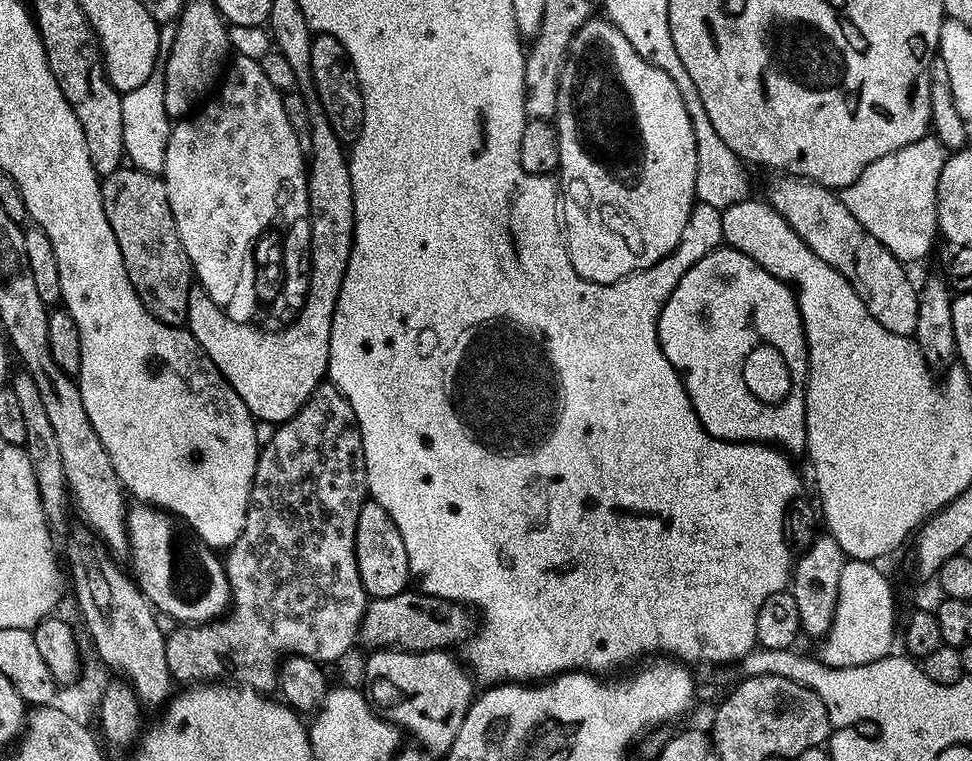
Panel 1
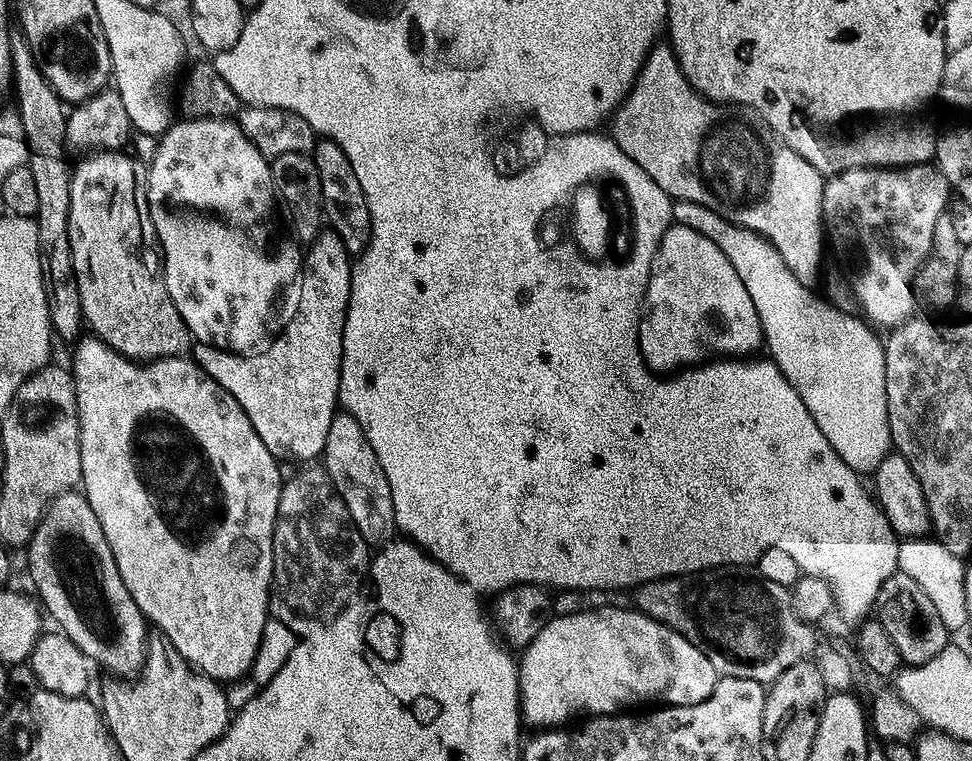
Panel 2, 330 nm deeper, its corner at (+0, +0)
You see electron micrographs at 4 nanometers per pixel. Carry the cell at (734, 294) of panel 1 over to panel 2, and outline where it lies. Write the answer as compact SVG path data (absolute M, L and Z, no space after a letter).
M673 223L664 232L643 303L646 308L648 304L648 313L638 320L638 347L653 373L668 374L671 368L696 366L713 354L744 358L764 344L760 319L738 270L730 266L730 258L711 238L685 224Z

